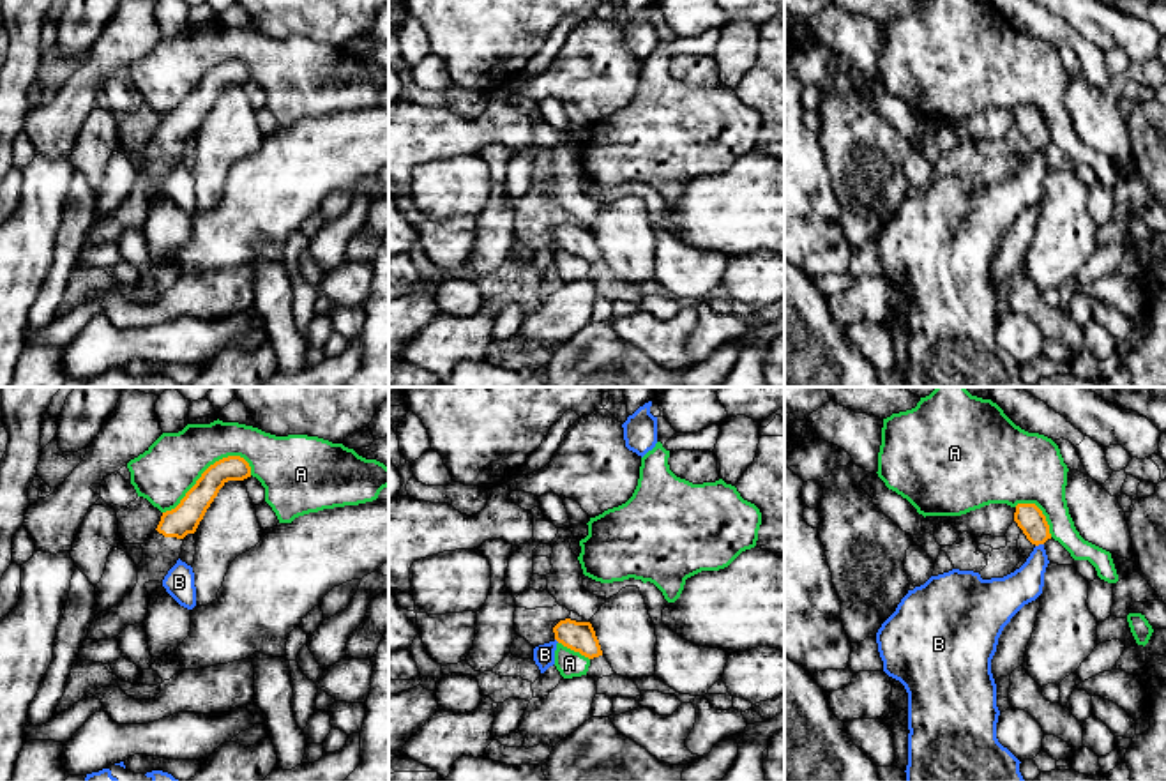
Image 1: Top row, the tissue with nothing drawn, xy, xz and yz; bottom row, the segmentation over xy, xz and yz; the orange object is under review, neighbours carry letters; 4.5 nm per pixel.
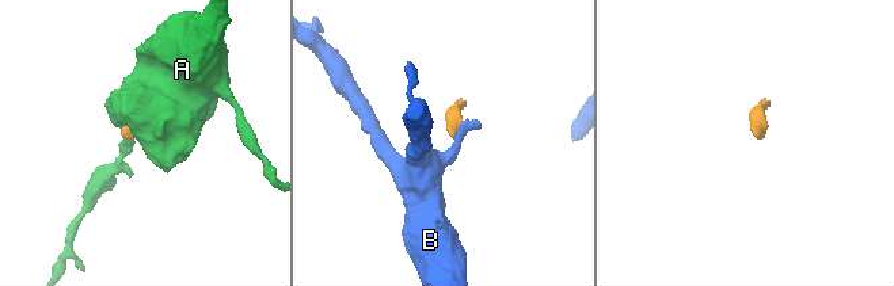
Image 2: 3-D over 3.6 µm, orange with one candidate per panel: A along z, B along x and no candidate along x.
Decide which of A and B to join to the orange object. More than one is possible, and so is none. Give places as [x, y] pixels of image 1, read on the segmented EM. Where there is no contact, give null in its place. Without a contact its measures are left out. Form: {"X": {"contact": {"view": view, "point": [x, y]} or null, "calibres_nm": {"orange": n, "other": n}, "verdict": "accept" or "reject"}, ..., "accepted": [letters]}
{"A": {"contact": {"view": "xy", "point": [204, 472]}, "calibres_nm": {"orange": 140, "other": 260}, "verdict": "reject"}, "B": {"contact": {"view": "yz", "point": [1039, 543]}, "calibres_nm": {"orange": 120, "other": 160}, "verdict": "reject"}, "accepted": []}

